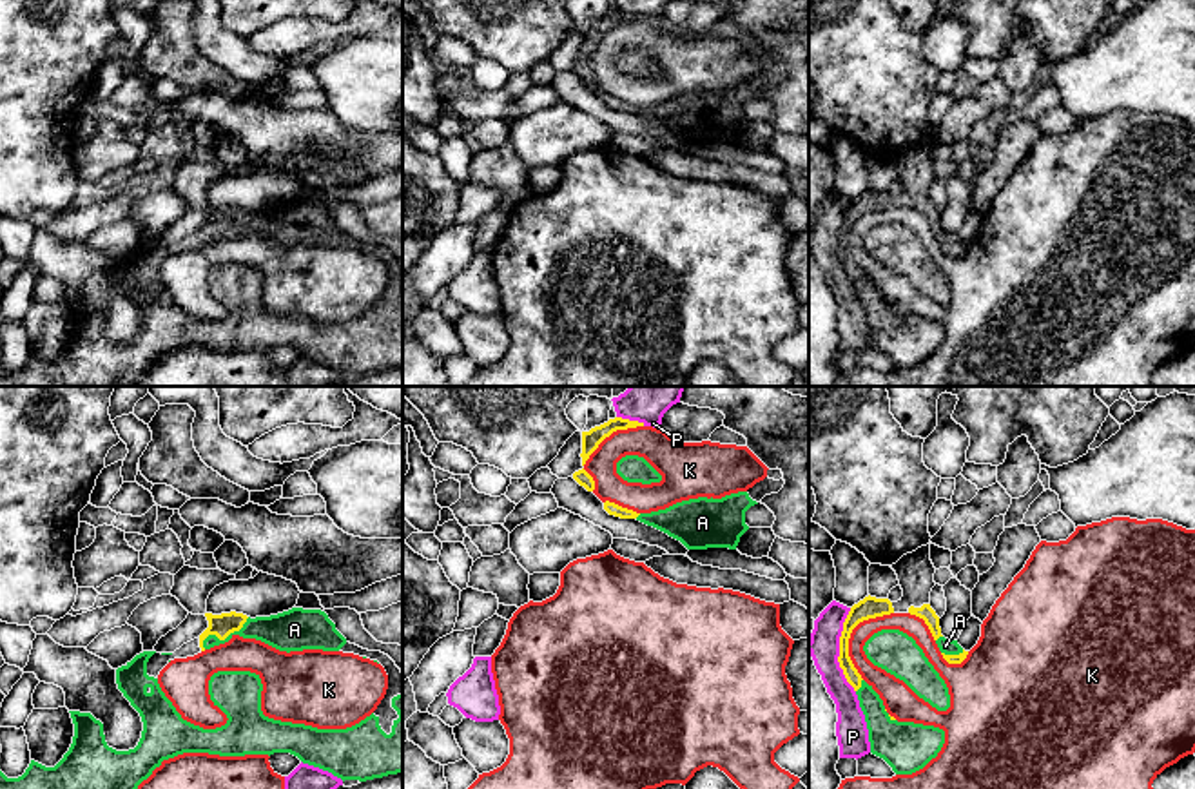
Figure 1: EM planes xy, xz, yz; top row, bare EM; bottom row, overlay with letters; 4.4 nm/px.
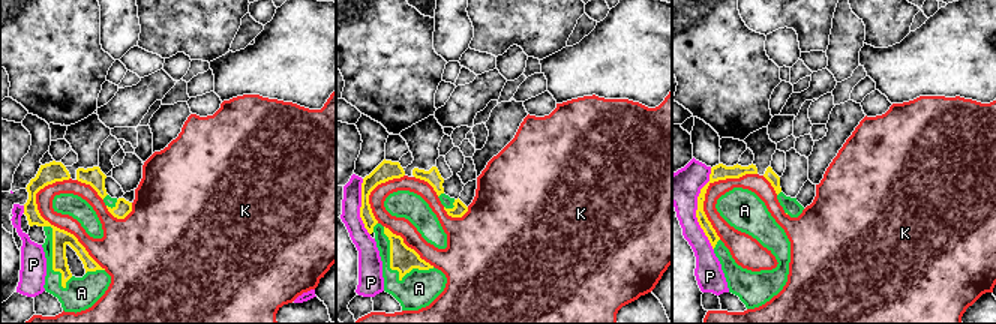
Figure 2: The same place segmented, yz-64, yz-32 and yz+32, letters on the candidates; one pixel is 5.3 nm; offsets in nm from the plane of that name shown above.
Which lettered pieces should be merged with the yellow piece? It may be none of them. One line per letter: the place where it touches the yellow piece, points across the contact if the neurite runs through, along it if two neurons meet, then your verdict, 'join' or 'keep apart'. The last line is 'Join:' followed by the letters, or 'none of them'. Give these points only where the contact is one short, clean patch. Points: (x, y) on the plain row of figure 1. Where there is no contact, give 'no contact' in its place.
A: xy (223, 233) | join
K: yz (849, 229) | keep apart
P: yz (840, 243) | keep apart
Join: A

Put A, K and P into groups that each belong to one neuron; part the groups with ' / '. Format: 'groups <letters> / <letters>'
groups A / K / P

